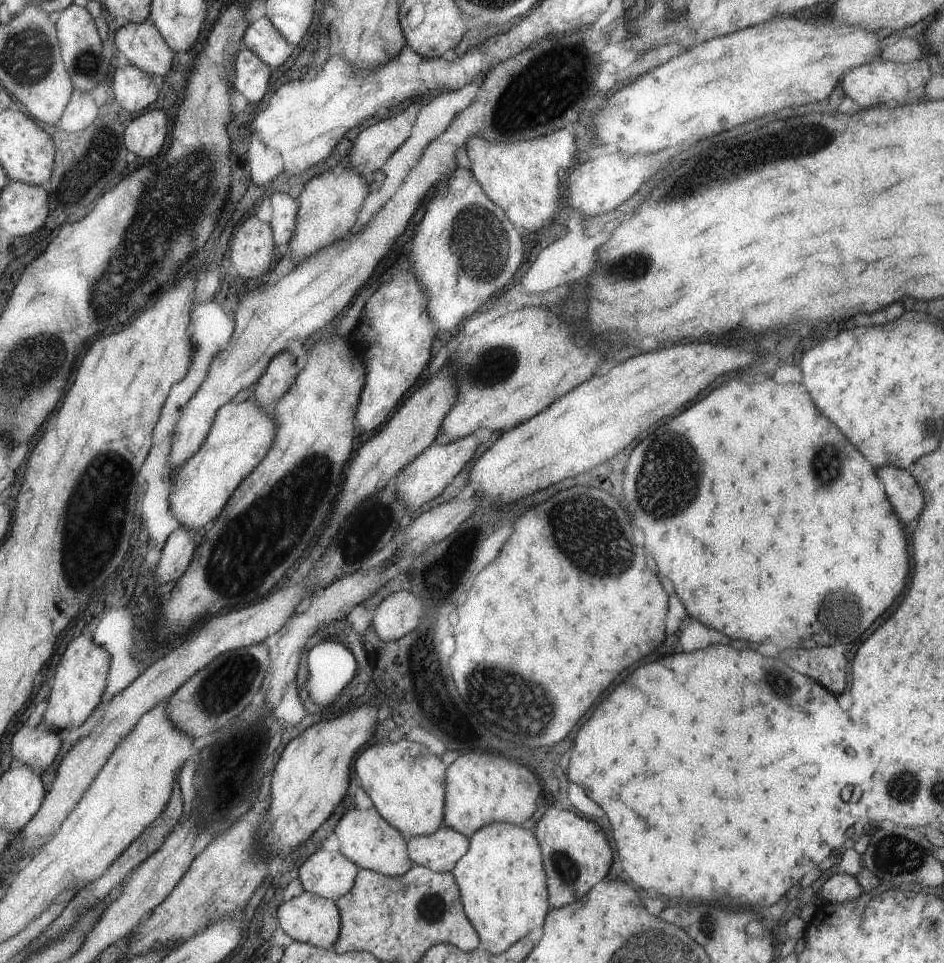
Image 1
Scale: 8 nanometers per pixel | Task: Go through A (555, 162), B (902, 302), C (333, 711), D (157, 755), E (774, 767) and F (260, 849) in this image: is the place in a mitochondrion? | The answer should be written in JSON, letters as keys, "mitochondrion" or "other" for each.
{"A":"other","B":"other","C":"other","D":"other","E":"other","F":"other"}

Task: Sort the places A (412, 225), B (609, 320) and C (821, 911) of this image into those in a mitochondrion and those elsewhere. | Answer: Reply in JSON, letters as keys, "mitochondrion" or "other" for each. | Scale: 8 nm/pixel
{"A":"other","B":"other","C":"other"}

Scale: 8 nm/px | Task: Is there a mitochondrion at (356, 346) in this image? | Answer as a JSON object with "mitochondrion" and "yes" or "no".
{"mitochondrion":"no"}

